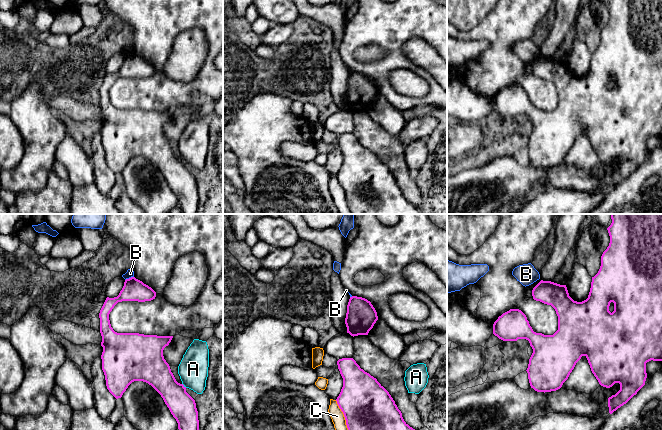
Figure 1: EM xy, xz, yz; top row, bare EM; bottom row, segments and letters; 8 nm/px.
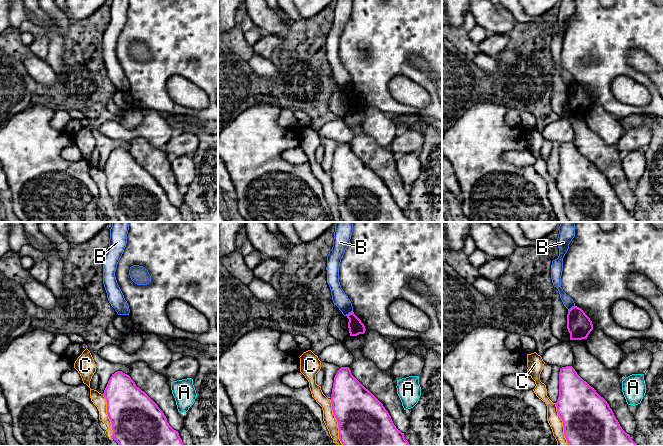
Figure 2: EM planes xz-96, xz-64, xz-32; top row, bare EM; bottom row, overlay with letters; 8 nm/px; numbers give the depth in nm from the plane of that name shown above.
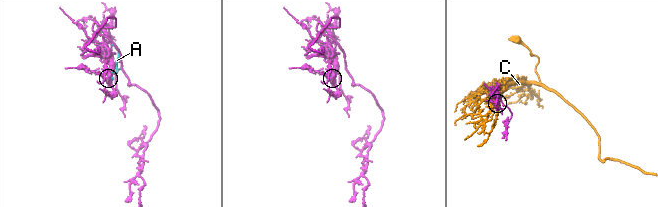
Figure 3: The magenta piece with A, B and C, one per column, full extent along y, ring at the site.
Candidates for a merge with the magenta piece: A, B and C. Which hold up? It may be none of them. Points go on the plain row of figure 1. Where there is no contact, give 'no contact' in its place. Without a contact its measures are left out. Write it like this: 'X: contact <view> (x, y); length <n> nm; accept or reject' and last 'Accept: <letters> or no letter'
A: contact xy (183, 161); length 50 nm; reject
B: contact xy (129, 54); length 80 nm; reject
C: contact xz (345, 195); length 340 nm; reject
Accept: no letter

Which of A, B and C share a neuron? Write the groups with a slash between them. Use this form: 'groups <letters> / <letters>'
groups A / B / C

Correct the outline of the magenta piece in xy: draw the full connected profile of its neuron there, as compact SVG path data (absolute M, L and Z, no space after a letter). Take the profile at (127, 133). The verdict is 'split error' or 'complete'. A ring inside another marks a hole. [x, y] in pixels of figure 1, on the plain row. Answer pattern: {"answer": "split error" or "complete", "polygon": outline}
{"answer": "complete", "polygon": "M131 53L126 55L119 71L107 73L99 89L101 122L103 128L102 146L105 151L106 162L116 174L121 174L128 162L134 157L143 157L151 161L163 174L171 190L178 199L183 214L197 214L199 209L198 187L195 176L186 168L186 163L176 157L169 140L163 132L163 126L169 121L173 112L144 111L139 109L117 109L113 106L109 90L118 78L145 78L155 75L156 68L142 57Z"}

